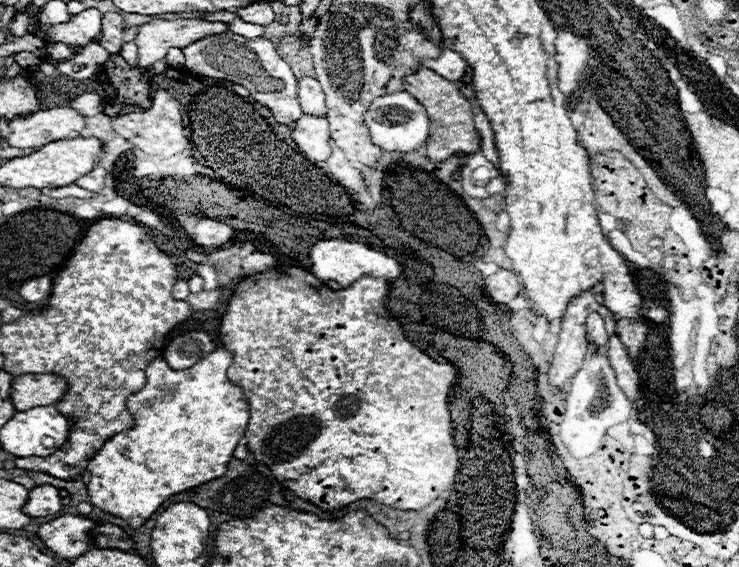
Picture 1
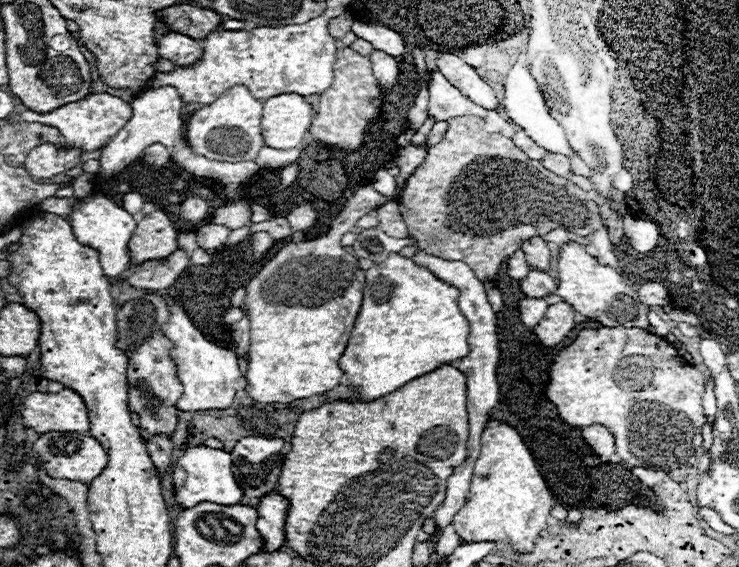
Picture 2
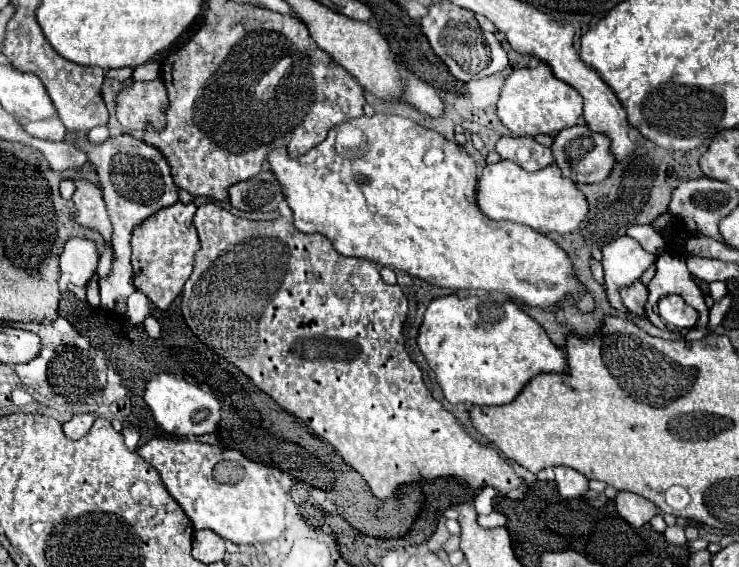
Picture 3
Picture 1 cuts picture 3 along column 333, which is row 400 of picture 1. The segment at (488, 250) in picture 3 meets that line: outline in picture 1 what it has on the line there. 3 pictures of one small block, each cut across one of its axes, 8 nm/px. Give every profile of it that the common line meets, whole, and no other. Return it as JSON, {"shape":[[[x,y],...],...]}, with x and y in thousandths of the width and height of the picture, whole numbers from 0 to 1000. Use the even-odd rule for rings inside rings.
{"shape":[[[303,614],[290,617],[284,628],[273,631],[268,642],[263,642],[263,646],[254,649],[254,653],[233,653],[233,649],[225,642],[225,635],[222,635],[219,628],[211,631],[206,642],[200,642],[200,649],[198,649],[198,681],[185,691],[185,695],[176,698],[171,714],[181,737],[181,751],[179,751],[176,758],[168,758],[168,762],[152,769],[152,772],[135,790],[133,804],[127,804],[127,811],[119,818],[119,832],[122,832],[124,840],[122,840],[122,850],[116,854],[116,861],[119,861],[122,882],[124,882],[124,889],[127,889],[130,896],[135,896],[135,899],[141,899],[141,903],[146,903],[146,907],[152,907],[152,910],[165,914],[179,935],[184,935],[184,931],[189,931],[230,875],[235,875],[235,871],[241,871],[241,868],[249,868],[249,864],[257,864],[257,861],[263,861],[263,857],[279,854],[281,847],[290,847],[290,843],[298,843],[298,840],[306,836],[309,815],[314,811],[317,790],[322,787],[325,772],[330,769],[330,755],[336,751],[336,737],[338,737],[336,716],[333,716],[333,709],[330,709],[330,702],[327,702],[327,688],[319,684],[314,674],[309,674],[306,653],[311,649],[311,642],[314,642],[314,628],[311,628],[309,621],[303,621]]]}

